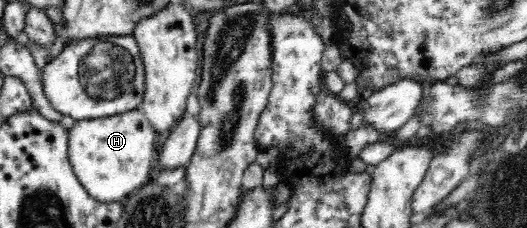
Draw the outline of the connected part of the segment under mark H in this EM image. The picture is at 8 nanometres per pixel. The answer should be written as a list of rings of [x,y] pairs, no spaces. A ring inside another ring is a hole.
[[[140,108],[133,109],[120,115],[103,117],[93,120],[76,121],[68,130],[69,163],[85,191],[98,203],[108,204],[127,199],[136,189],[151,181],[151,163],[155,156],[156,130],[147,120]]]

